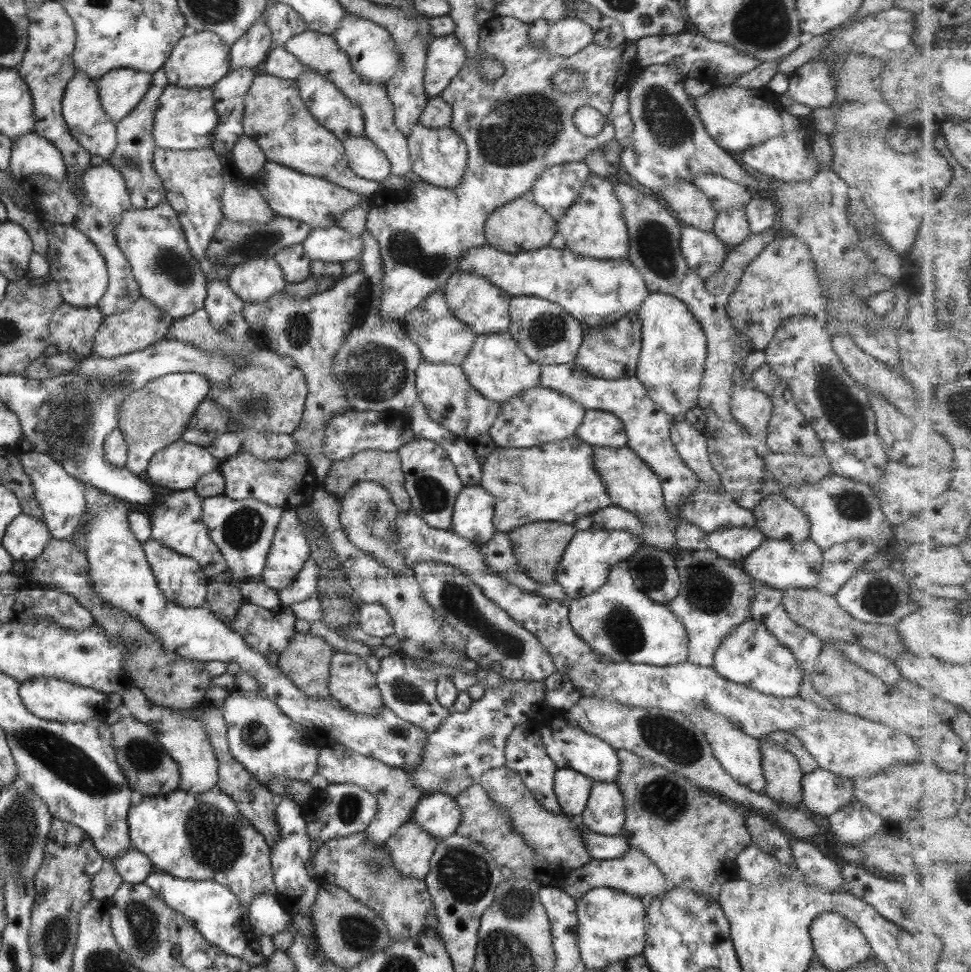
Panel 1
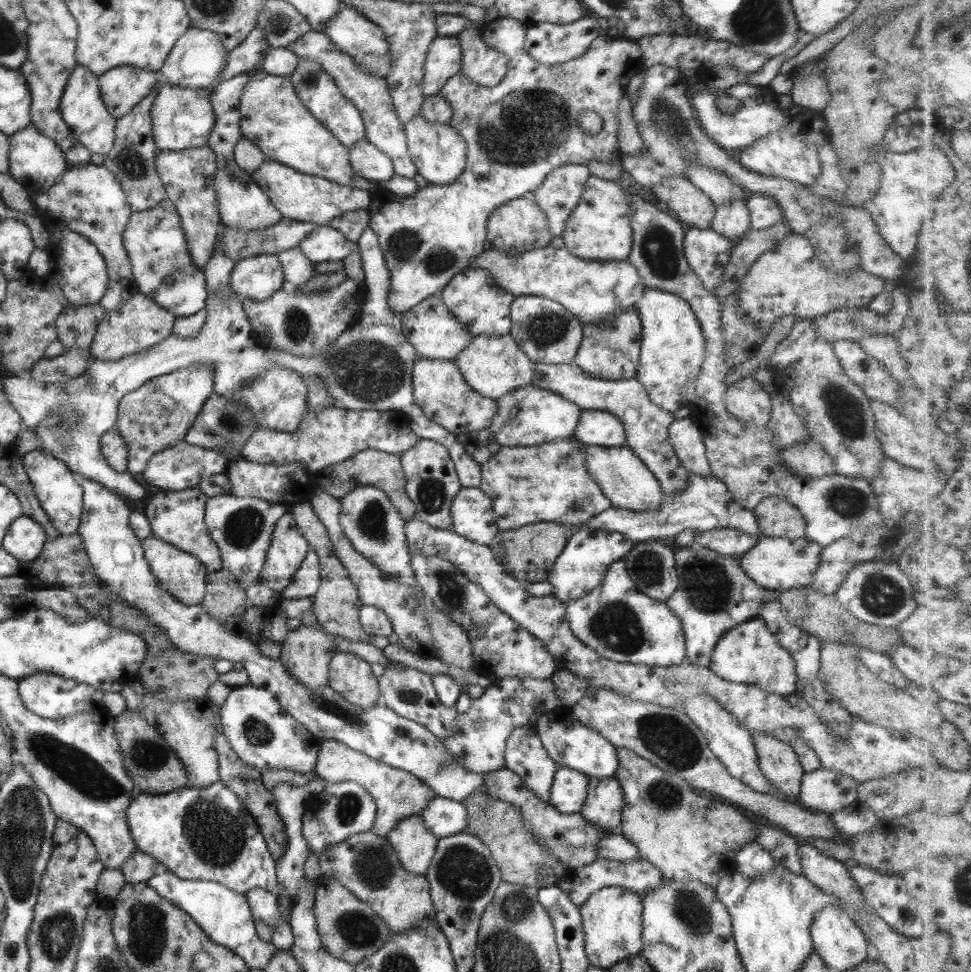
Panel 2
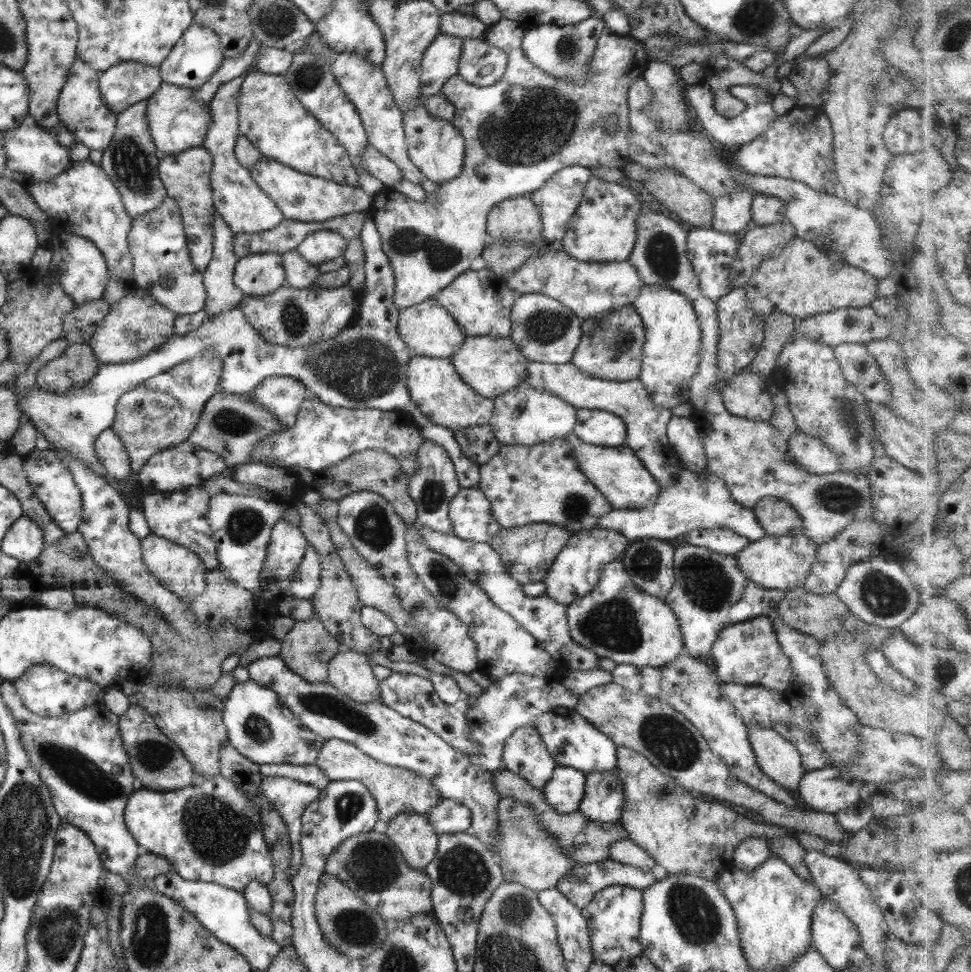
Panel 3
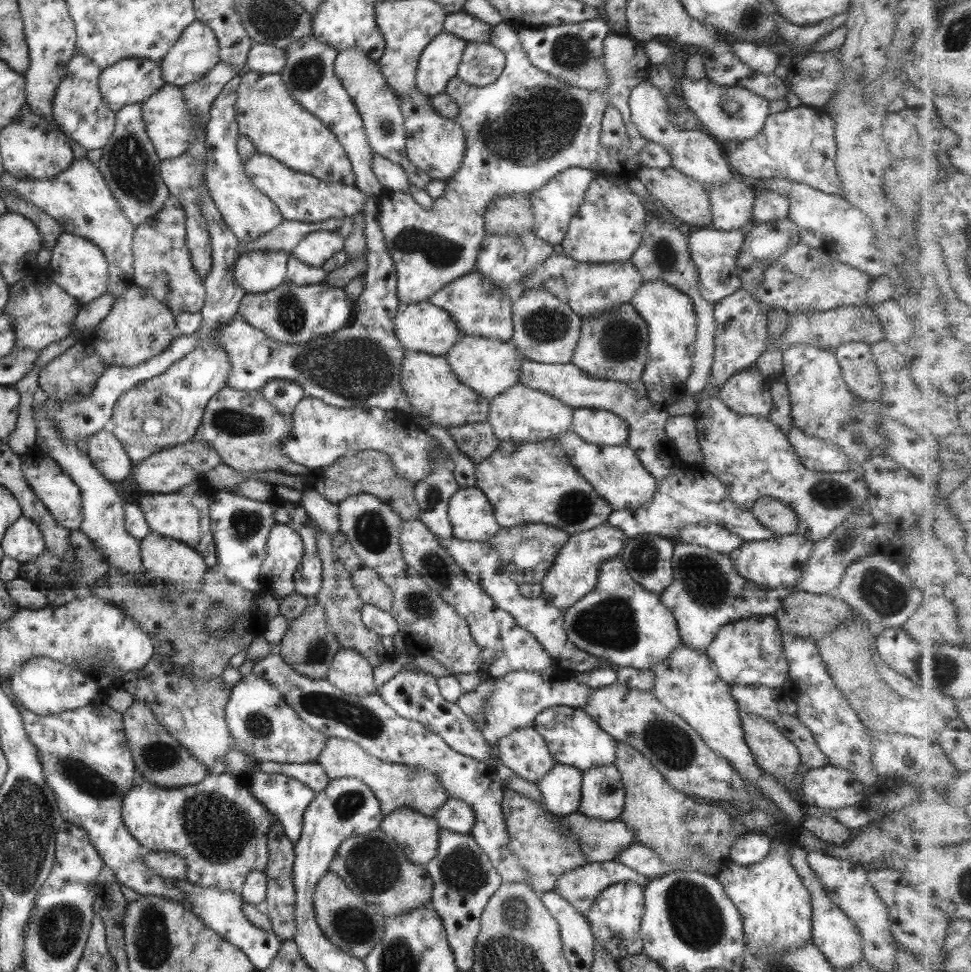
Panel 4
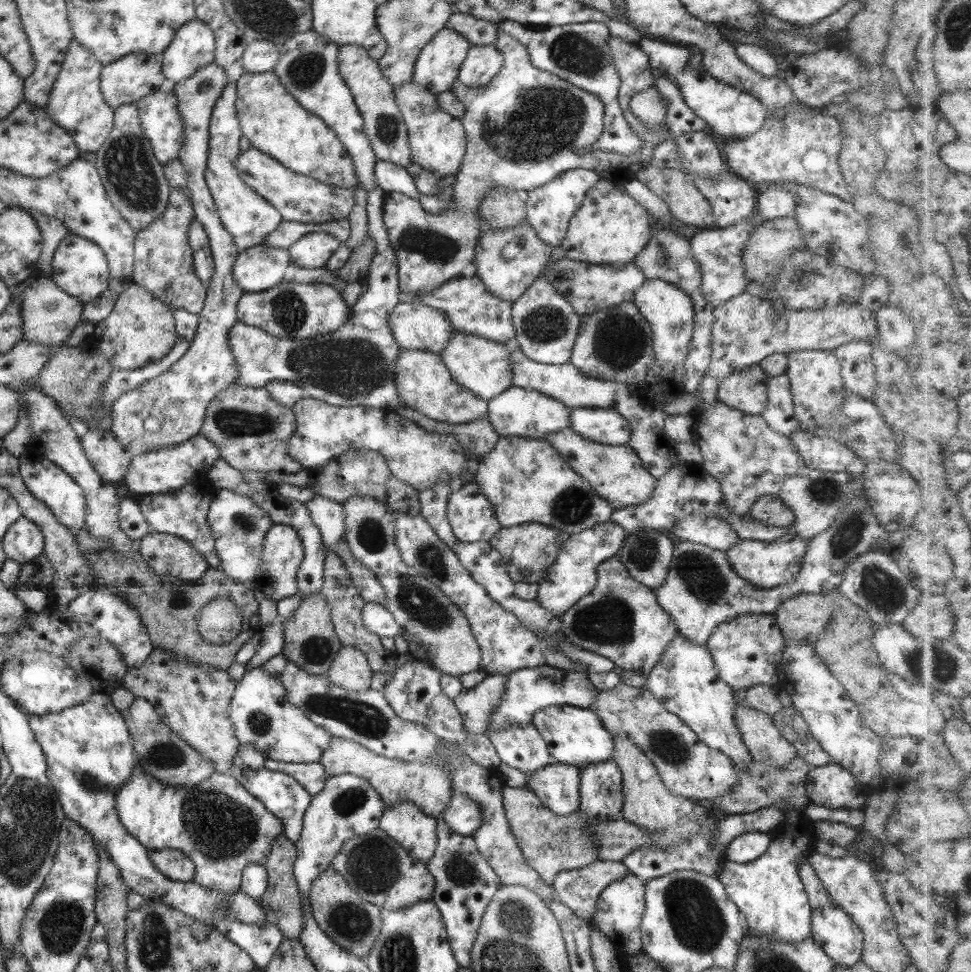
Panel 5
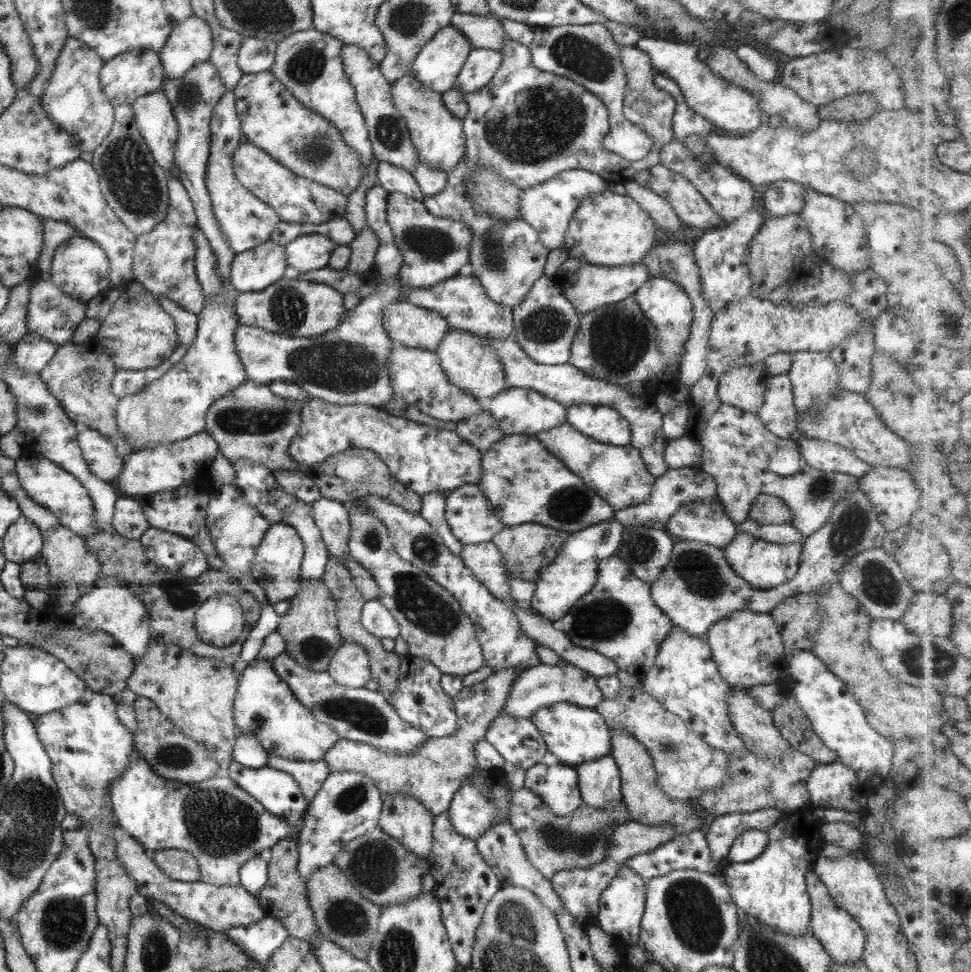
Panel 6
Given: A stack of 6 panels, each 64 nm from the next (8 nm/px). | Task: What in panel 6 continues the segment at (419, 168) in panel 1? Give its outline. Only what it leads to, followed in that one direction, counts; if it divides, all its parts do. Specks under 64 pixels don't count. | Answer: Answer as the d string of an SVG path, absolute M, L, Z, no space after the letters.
M405 75L390 86L390 97L397 108L411 139L411 145L417 153L417 159L427 167L451 171L457 162L464 158L465 137L462 132L461 119L454 117L441 103L441 93L432 92L413 75Z

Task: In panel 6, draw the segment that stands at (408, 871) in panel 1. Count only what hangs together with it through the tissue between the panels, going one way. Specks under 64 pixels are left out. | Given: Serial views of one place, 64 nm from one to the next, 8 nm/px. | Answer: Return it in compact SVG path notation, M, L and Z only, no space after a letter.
M395 794L382 800L378 825L408 852L427 859L432 848L433 818L411 795Z

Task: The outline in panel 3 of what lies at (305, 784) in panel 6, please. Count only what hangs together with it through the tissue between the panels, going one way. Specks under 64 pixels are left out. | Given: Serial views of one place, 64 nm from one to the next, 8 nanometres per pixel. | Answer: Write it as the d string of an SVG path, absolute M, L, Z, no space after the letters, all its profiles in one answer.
M260 764L260 776L283 776L300 784L313 786L321 791L330 781L315 765L295 766L295 764Z

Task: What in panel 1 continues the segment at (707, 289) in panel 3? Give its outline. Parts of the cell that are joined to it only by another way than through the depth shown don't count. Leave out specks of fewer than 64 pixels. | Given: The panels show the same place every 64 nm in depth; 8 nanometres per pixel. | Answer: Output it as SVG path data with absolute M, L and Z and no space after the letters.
M685 226L679 230L679 250L687 266L703 281L721 268L729 248L717 239L712 230L703 232Z

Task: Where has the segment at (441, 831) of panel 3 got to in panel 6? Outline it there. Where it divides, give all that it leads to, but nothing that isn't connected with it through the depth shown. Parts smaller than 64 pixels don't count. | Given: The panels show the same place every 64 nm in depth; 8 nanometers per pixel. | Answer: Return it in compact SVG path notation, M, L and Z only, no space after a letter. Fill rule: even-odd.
M486 769L476 770L476 776L462 786L453 794L446 811L448 820L453 825L454 832L468 840L477 841L491 826L496 823L503 823L509 817L508 809L510 804L508 791L510 783L500 771L490 771ZM489 784L488 790L484 790L482 785Z

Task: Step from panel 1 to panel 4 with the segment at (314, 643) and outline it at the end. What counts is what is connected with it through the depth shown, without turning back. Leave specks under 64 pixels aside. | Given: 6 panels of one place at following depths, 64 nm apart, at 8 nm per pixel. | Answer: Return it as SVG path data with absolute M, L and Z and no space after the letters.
M308 599L305 611L295 619L289 620L289 627L281 637L277 653L293 670L312 679L325 679L329 664L341 648L335 635L325 623L325 611L315 600Z

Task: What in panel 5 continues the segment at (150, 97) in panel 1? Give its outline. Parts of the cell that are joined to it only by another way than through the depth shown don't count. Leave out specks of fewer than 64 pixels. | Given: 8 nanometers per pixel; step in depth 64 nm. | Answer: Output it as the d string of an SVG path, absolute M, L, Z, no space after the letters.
M134 104L121 105L114 110L113 128L105 142L95 151L94 165L109 202L113 204L113 208L117 209L119 216L128 222L129 228L133 228L135 233L139 232L141 228L145 228L147 224L151 224L166 209L170 188L163 177L162 165L153 156L149 140L143 136L137 106Z

